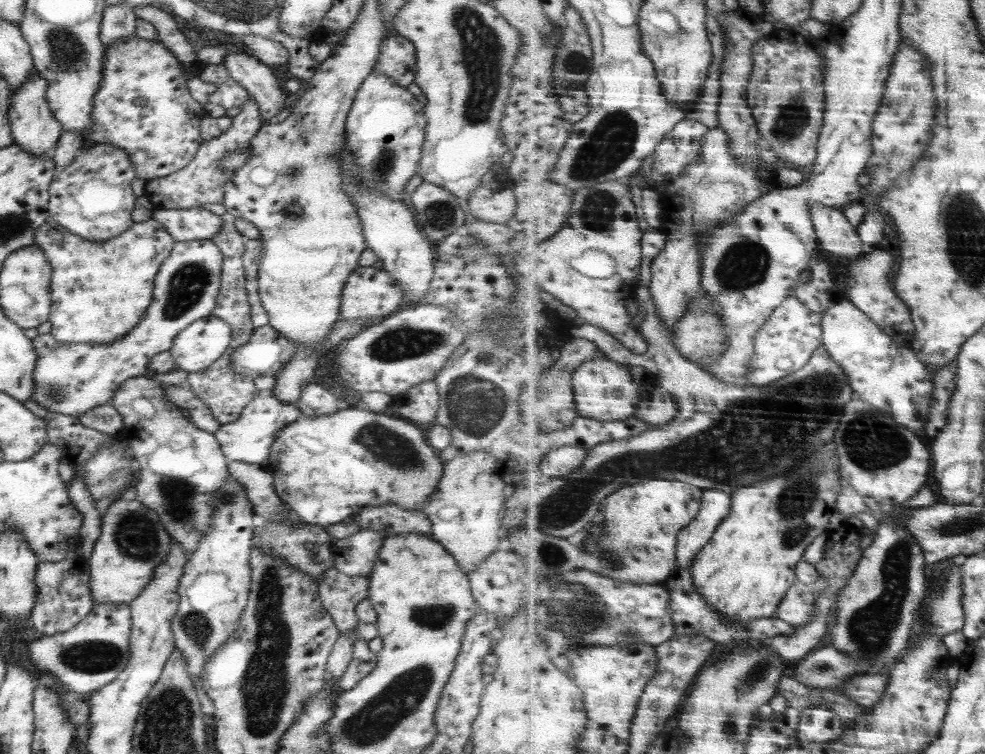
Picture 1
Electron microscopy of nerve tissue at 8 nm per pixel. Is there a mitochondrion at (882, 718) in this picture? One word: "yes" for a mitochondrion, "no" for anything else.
no

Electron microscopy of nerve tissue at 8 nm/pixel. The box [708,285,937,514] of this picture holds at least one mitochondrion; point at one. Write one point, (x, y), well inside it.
(872, 443)

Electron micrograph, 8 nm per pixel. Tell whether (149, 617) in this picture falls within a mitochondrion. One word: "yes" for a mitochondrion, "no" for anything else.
no

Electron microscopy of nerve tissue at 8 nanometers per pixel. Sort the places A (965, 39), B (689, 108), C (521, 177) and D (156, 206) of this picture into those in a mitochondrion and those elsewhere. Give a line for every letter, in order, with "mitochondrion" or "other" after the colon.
A: mitochondrion
B: other
C: other
D: other

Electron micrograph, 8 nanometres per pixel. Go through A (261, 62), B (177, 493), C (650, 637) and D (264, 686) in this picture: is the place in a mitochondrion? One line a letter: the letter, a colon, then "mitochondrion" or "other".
A: other
B: mitochondrion
C: other
D: mitochondrion

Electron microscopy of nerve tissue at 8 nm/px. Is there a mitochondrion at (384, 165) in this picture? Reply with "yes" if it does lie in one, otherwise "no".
yes

